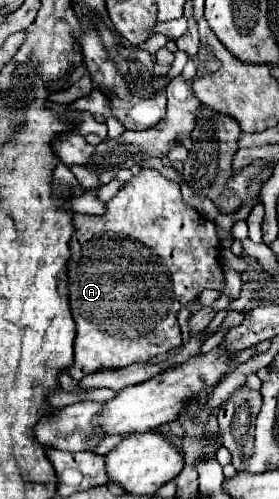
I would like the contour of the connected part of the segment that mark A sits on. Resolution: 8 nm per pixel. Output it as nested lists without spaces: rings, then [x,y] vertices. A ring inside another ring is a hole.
[[[145,168],[141,170],[139,176],[133,176],[119,192],[113,196],[113,200],[107,202],[107,212],[103,216],[87,216],[87,214],[75,214],[73,218],[75,224],[75,234],[71,240],[71,260],[69,260],[69,302],[73,310],[73,318],[77,322],[77,338],[75,338],[75,364],[67,370],[73,380],[81,380],[87,374],[99,372],[99,370],[117,370],[125,368],[135,362],[147,362],[155,358],[157,354],[165,354],[171,348],[181,346],[181,330],[177,324],[177,312],[183,308],[183,304],[189,304],[199,298],[199,294],[205,288],[213,288],[217,292],[223,292],[225,288],[225,278],[223,270],[219,272],[219,238],[215,232],[215,224],[203,218],[195,208],[191,208],[183,198],[181,198],[181,188],[179,184],[163,178],[157,170]]]

